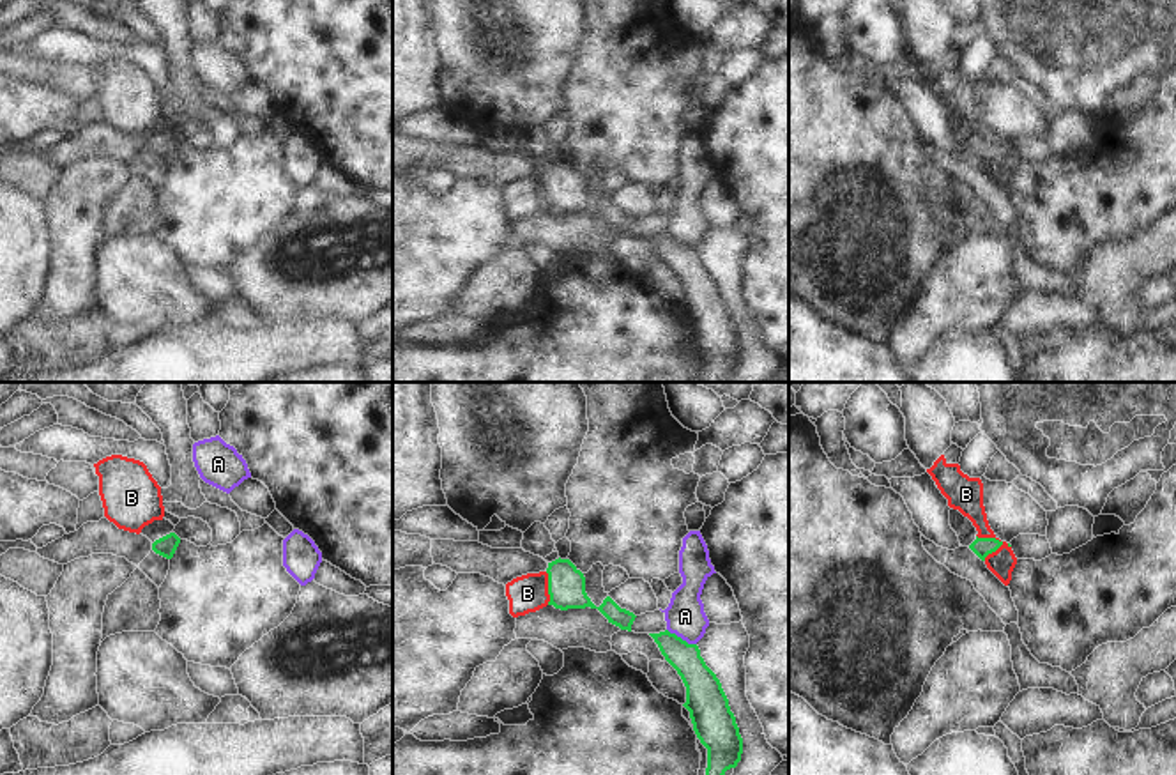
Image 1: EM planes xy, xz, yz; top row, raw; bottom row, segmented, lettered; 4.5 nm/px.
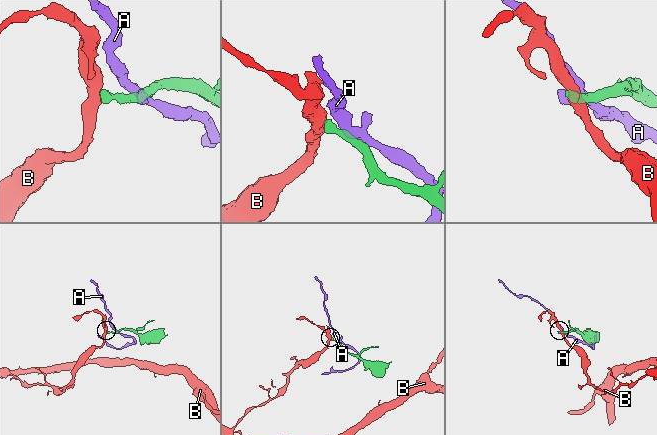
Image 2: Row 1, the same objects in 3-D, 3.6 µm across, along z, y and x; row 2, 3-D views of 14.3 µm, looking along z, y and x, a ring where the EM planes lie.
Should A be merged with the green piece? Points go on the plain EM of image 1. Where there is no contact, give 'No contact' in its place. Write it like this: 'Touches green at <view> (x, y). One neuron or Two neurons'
Touches green at xz (679, 241). Two neurons.

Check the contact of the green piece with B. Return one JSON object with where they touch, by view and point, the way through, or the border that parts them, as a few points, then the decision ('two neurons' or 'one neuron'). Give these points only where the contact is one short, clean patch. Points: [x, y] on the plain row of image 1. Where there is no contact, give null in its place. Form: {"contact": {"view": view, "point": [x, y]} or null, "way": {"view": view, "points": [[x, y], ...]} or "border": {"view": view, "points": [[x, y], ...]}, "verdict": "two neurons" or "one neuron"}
{"contact": {"view": "yz", "point": [992, 154]}, "border": {"view": "yz", "points": [[1003, 145], [984, 163]]}, "verdict": "two neurons"}

